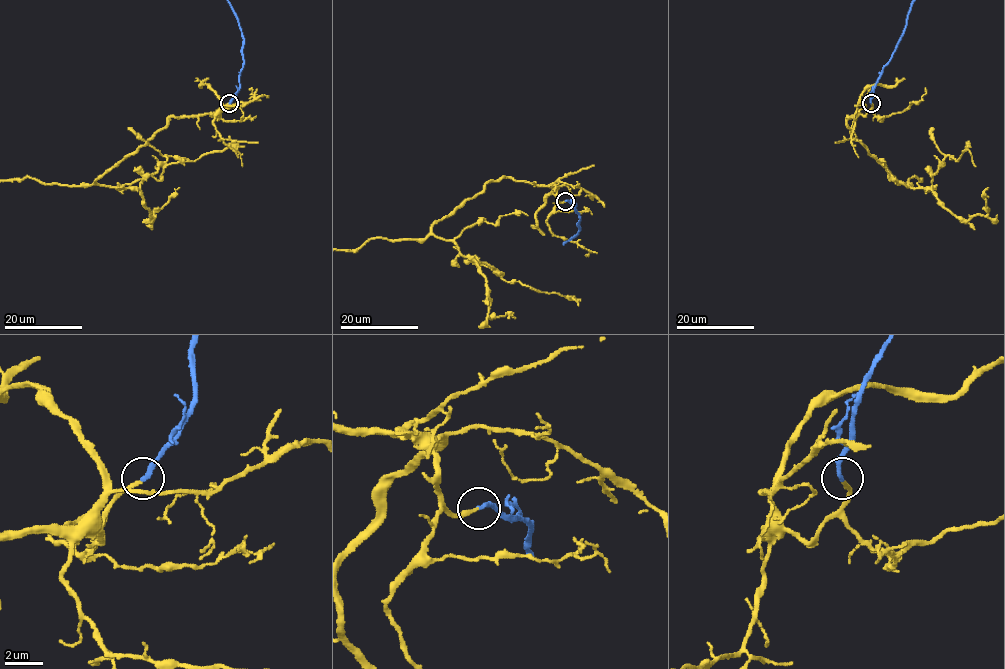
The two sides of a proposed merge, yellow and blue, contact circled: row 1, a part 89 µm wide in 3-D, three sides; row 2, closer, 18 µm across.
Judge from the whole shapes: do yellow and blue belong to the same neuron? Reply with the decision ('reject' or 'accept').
accept

